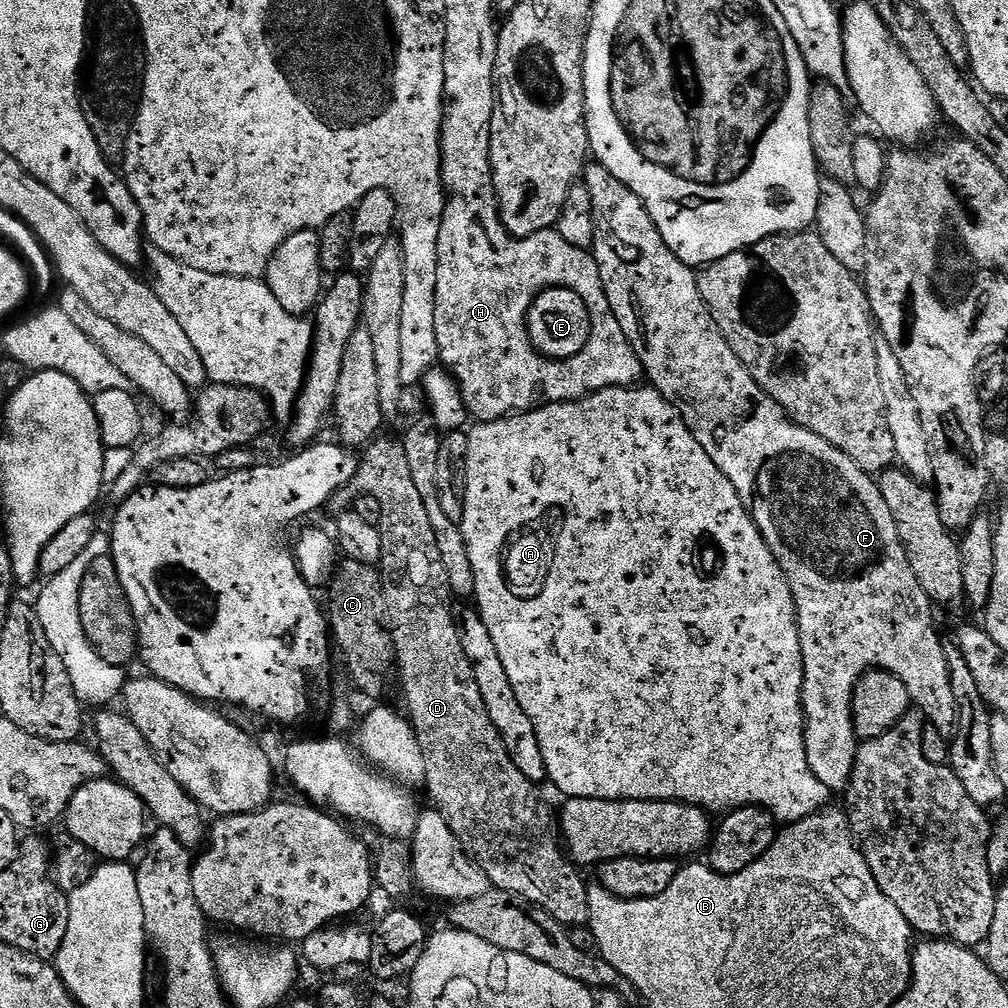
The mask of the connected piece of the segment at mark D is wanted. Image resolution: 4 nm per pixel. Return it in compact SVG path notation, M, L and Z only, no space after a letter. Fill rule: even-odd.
M386 436L377 437L367 445L365 452L361 455L357 463L357 470L354 478L347 483L346 487L339 488L327 503L327 509L331 510L331 515L337 516L344 512L353 509L356 501L360 497L372 497L381 503L383 517L379 522L379 530L382 534L382 558L378 565L380 570L380 578L384 581L384 593L386 594L386 610L388 611L388 622L392 634L392 644L396 647L396 663L398 665L398 673L400 672L400 680L404 683L404 696L408 699L407 711L410 713L412 728L416 732L418 742L422 746L422 754L426 762L426 774L424 775L424 784L428 792L432 795L435 811L442 814L442 818L446 818L446 822L450 826L450 830L458 838L458 842L462 846L464 853L471 858L472 863L477 864L486 874L489 885L493 889L509 892L510 894L518 894L522 898L526 898L532 904L537 904L542 910L546 910L546 914L550 914L557 922L567 926L569 929L576 930L576 927L587 925L590 918L590 898L588 890L590 887L589 881L584 881L584 876L579 867L573 864L565 845L562 843L562 833L560 830L560 822L558 819L557 809L551 808L544 801L544 796L539 792L537 781L526 778L526 774L522 774L522 770L518 770L518 766L514 766L514 762L510 758L510 754L504 745L504 739L501 738L500 732L494 726L494 722L490 722L490 714L486 710L486 702L482 702L482 690L478 690L478 682L474 678L474 670L470 666L470 662L466 658L466 650L462 650L458 646L452 648L440 648L440 644L455 645L458 640L456 633L456 620L452 617L454 607L454 597L452 587L450 586L450 578L446 574L446 566L442 566L442 554L438 554L438 538L434 534L434 526L430 523L430 516L426 511L425 503L422 502L422 494L414 487L413 476L410 474L410 468L405 456L404 445L401 441L396 441L386 438Z

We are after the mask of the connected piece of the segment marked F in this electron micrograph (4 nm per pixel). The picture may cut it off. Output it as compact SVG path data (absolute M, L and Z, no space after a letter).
M598 162L589 163L585 167L582 173L582 183L586 186L586 190L590 190L590 199L594 201L596 241L593 242L590 251L598 262L598 270L602 274L602 286L606 290L606 298L610 302L610 308L614 310L614 318L618 318L618 323L626 333L626 338L630 338L630 346L634 346L634 350L644 367L647 383L651 387L657 388L676 407L678 414L694 434L694 438L698 438L698 446L702 446L702 450L706 450L706 454L710 454L710 458L714 458L714 466L718 466L718 470L722 470L722 474L726 474L726 478L730 478L734 490L738 490L738 494L751 512L752 520L758 526L766 546L774 554L776 561L780 563L780 569L788 580L792 597L796 603L796 621L802 646L804 741L806 742L806 756L810 762L810 768L814 770L814 776L828 788L829 793L847 793L848 783L852 781L856 766L856 749L858 747L856 731L852 725L852 695L856 691L857 682L867 672L873 670L883 670L897 676L911 694L915 707L921 708L924 712L925 721L931 727L938 729L943 736L951 737L956 730L956 703L954 702L954 690L950 690L950 674L944 653L945 641L940 640L939 634L936 633L936 624L932 621L934 603L927 596L926 590L922 588L910 568L910 561L906 556L903 541L898 534L898 526L894 522L890 507L886 504L886 498L880 493L877 481L869 473L863 472L858 466L858 462L854 462L846 454L842 454L842 450L830 446L830 442L826 442L826 438L818 438L818 434L795 424L782 410L782 406L778 406L778 402L774 402L760 389L758 382L754 382L754 378L750 374L750 370L746 370L742 358L738 358L738 354L734 354L734 350L730 350L730 342L726 342L722 330L718 330L718 326L700 293L697 273L684 264L682 258L678 258L678 254L674 254L674 250L670 250L670 246L666 246L658 226L646 210L642 198L638 198L638 194L634 194L634 190L630 190L622 181L614 178L614 174L610 174L610 170L606 170L606 166L602 166Z

